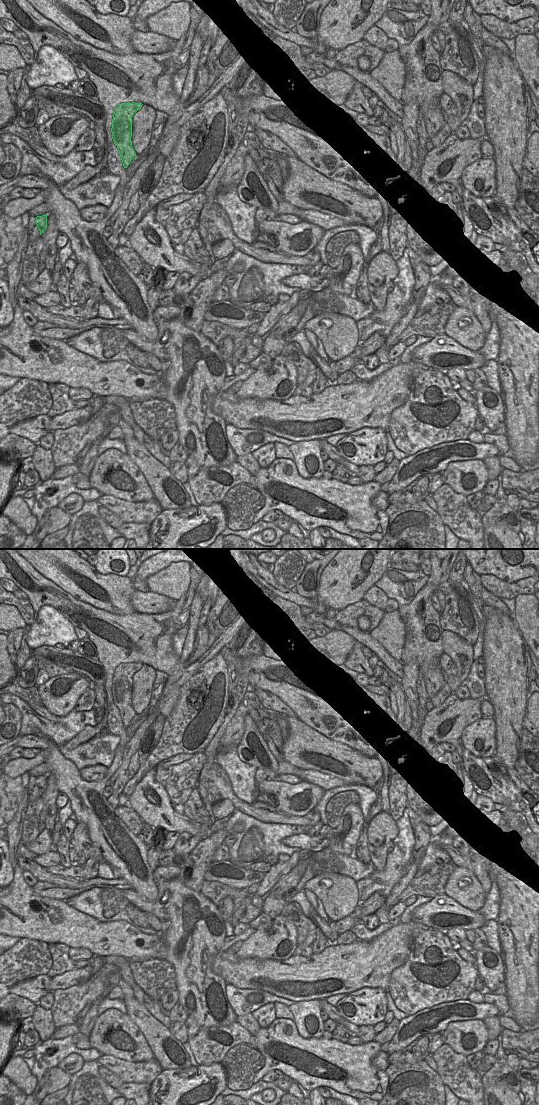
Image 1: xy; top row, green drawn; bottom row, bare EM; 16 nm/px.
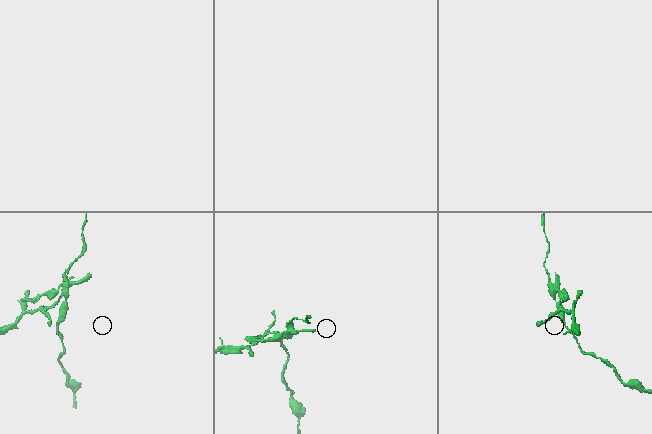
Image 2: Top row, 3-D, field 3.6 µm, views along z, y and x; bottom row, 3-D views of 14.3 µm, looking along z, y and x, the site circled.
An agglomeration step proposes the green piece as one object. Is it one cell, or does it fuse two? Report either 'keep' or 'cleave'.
cleave

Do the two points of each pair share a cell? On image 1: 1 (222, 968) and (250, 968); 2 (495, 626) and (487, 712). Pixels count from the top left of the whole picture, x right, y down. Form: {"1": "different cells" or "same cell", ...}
{"1": "same cell", "2": "different cells"}

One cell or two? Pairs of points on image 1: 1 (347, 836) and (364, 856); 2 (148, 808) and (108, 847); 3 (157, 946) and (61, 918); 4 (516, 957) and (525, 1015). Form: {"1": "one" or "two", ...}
{"1": "two", "2": "two", "3": "one", "4": "one"}

